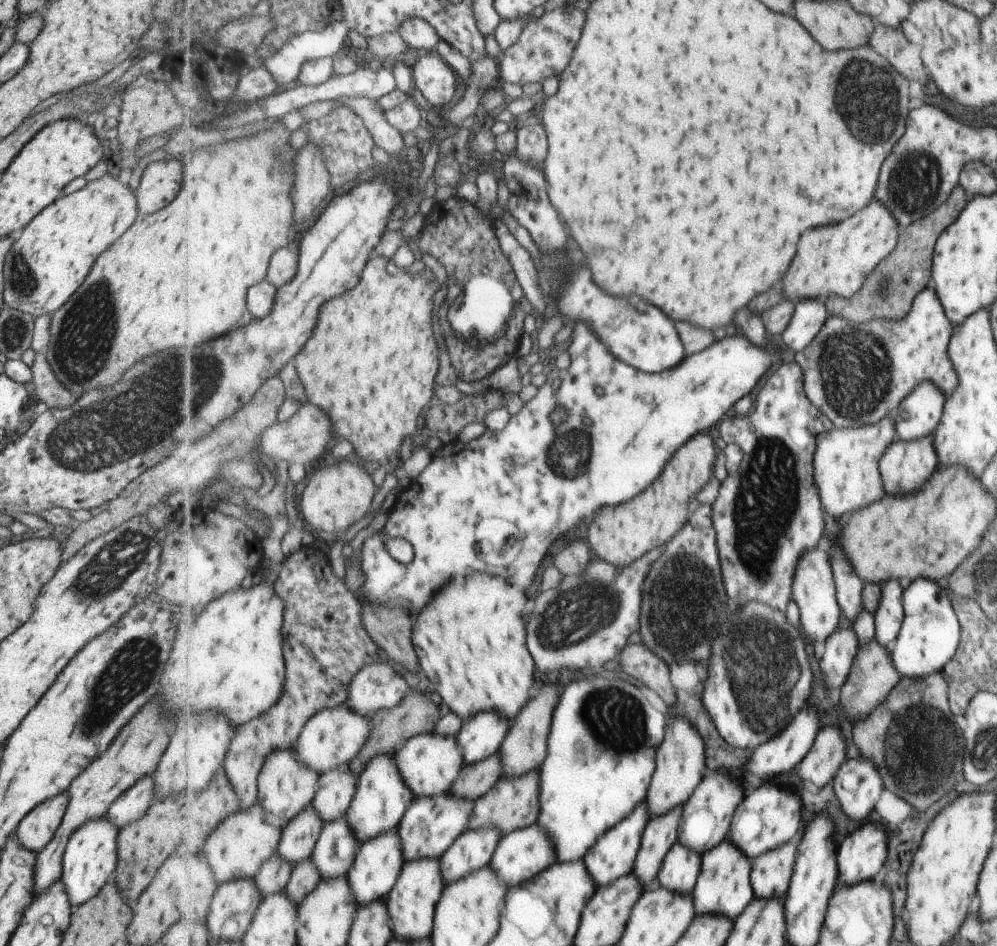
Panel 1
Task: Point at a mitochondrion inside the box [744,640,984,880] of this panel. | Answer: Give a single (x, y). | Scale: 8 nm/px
(918, 742)

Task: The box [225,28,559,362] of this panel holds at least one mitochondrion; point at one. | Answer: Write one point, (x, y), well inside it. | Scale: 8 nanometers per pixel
(472, 336)

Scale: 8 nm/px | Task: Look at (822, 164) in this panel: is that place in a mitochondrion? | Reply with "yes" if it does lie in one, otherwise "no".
no

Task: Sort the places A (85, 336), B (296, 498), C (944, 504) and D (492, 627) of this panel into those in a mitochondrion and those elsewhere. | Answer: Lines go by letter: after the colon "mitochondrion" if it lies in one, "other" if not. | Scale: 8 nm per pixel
A: mitochondrion
B: other
C: mitochondrion
D: other

